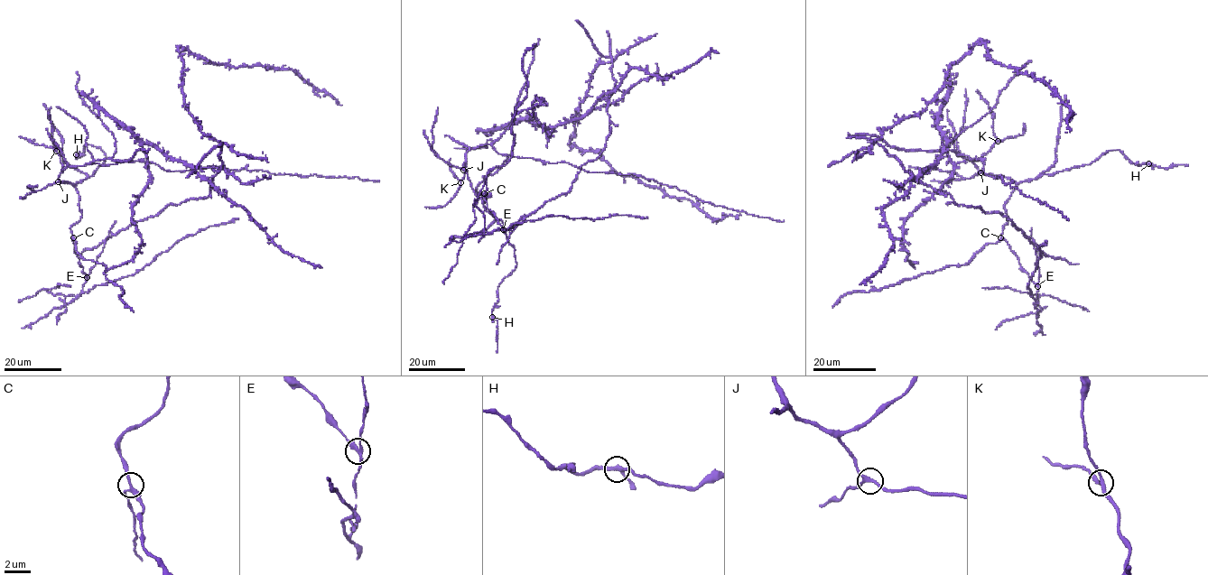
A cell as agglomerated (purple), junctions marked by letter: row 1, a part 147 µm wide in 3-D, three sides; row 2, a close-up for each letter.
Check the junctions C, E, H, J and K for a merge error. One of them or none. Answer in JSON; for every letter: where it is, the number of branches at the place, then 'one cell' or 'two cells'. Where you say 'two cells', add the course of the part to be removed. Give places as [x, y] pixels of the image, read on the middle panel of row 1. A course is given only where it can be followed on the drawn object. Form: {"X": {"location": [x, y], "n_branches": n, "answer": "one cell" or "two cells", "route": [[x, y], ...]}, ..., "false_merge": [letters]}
{"C": {"location": [484, 193], "n_branches": 3, "answer": "one cell"}, "E": {"location": [503, 229], "n_branches": 3, "answer": "two cells", "route": [[503, 228], [567, 193], [610, 134], [611, 58], [599, 52], [575, 20]]}, "H": {"location": [492, 317], "n_branches": 3, "answer": "one cell"}, "J": {"location": [463, 170], "n_branches": 3, "answer": "one cell"}, "K": {"location": [460, 182], "n_branches": 3, "answer": "one cell"}, "false_merge": ["E"]}

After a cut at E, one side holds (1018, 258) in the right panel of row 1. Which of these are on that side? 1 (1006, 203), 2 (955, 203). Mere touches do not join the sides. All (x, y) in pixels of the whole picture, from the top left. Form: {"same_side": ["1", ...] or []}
{"same_side": ["1"]}

